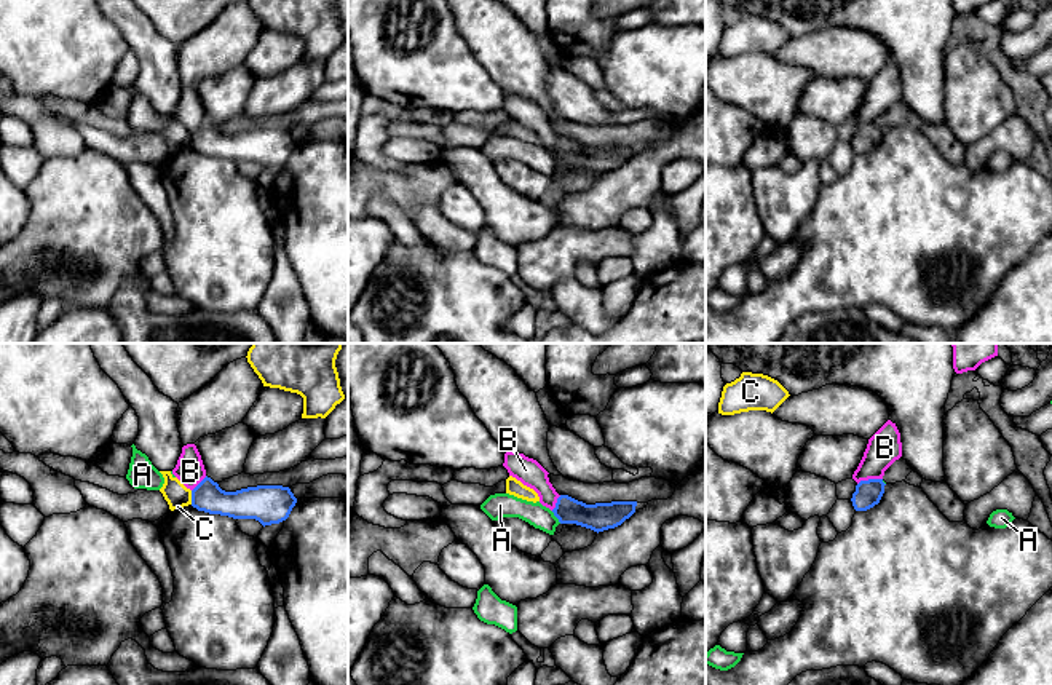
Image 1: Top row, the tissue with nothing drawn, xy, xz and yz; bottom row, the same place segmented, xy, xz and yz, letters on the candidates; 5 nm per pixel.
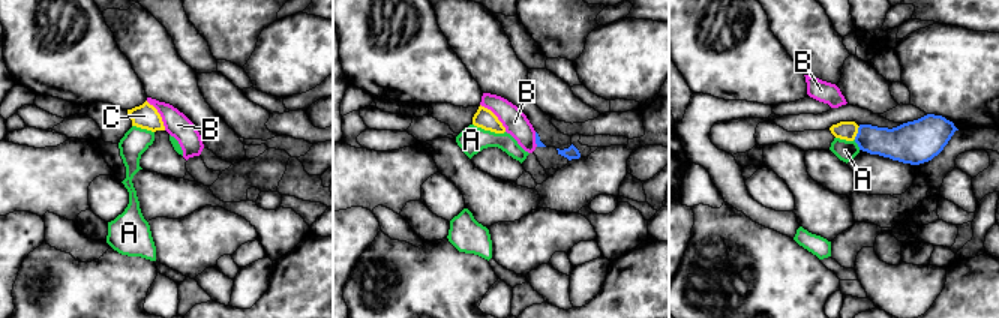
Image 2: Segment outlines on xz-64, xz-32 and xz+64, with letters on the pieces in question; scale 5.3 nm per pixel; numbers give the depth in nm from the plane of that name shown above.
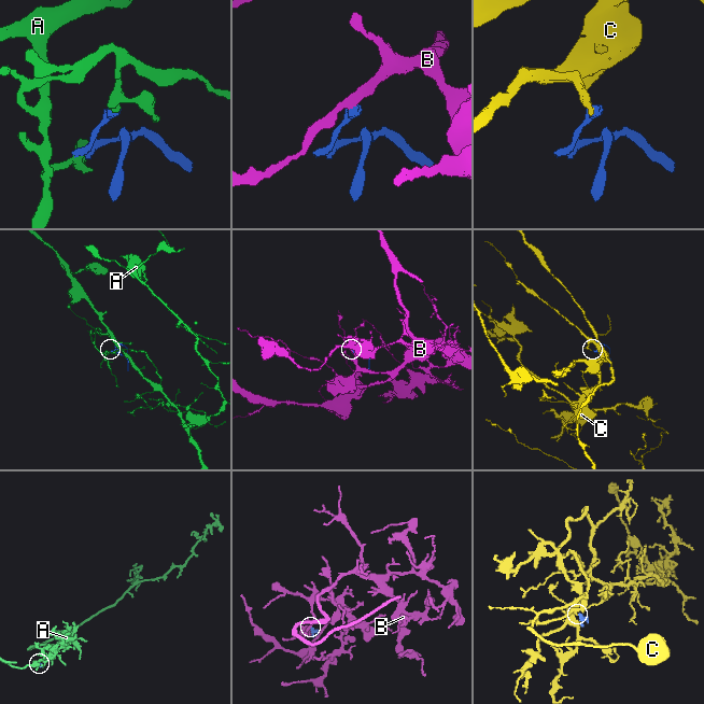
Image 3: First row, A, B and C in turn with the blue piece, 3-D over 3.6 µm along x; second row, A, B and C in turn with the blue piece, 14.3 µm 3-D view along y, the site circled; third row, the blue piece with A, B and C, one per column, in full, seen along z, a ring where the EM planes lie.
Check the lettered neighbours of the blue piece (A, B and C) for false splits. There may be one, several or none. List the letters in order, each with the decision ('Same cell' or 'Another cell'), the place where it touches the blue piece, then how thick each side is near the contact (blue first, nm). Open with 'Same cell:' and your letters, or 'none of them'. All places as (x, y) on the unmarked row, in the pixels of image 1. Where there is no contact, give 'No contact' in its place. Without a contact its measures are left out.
Same cell: none of them
A: Another cell. Touches blue at xz (556, 158). Thickness 140 nm (blue) against 120 nm
B: Another cell. Touches blue at yz (869, 122). Thickness 130 nm (blue) against 170 nm
C: Another cell. Touches blue at xy (192, 139). Thickness 150 nm (blue) against 120 nm

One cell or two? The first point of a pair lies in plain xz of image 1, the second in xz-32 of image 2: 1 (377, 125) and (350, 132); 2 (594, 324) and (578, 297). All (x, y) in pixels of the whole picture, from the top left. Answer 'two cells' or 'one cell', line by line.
1: one cell
2: two cells

